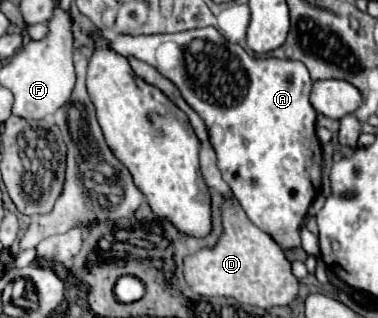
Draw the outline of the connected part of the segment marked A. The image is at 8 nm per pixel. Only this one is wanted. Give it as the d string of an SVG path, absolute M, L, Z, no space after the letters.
M215 27L137 37L121 33L109 39L109 49L123 57L137 57L153 65L161 75L179 87L187 105L205 121L211 145L217 153L217 167L233 189L233 195L245 215L261 231L269 233L277 245L285 249L299 247L299 227L323 181L321 143L315 135L317 111L309 101L313 79L305 65L293 59L253 57L239 43L227 41Z

